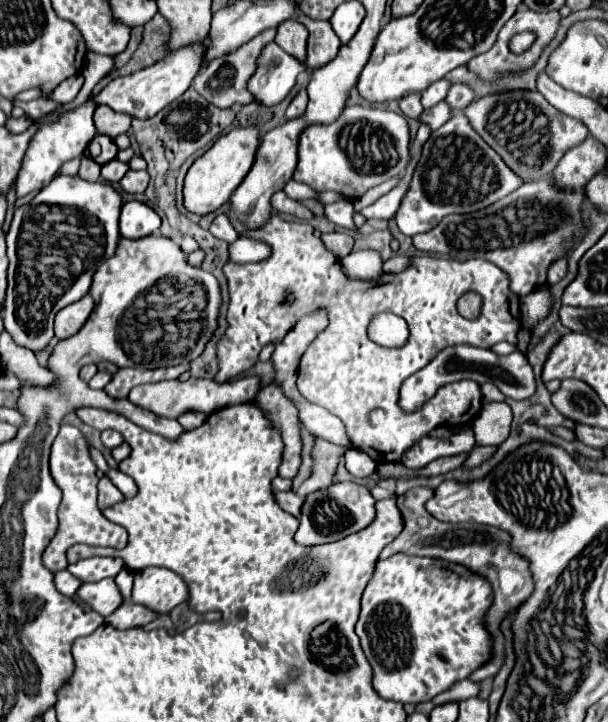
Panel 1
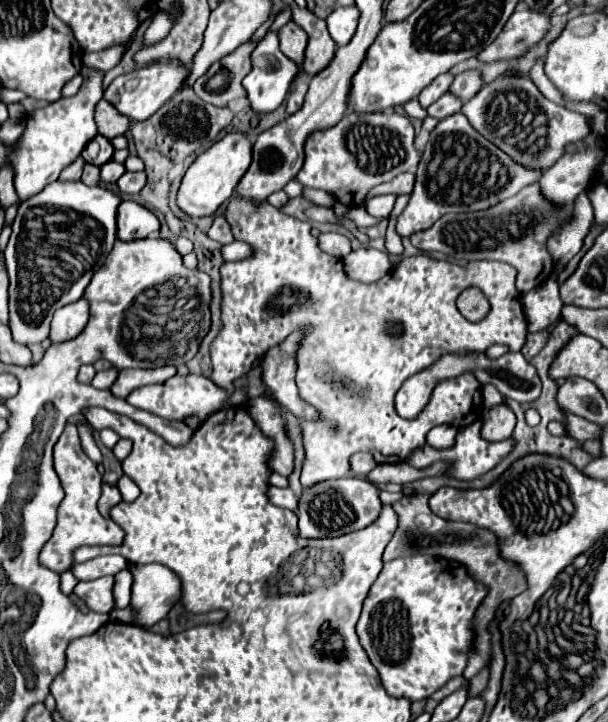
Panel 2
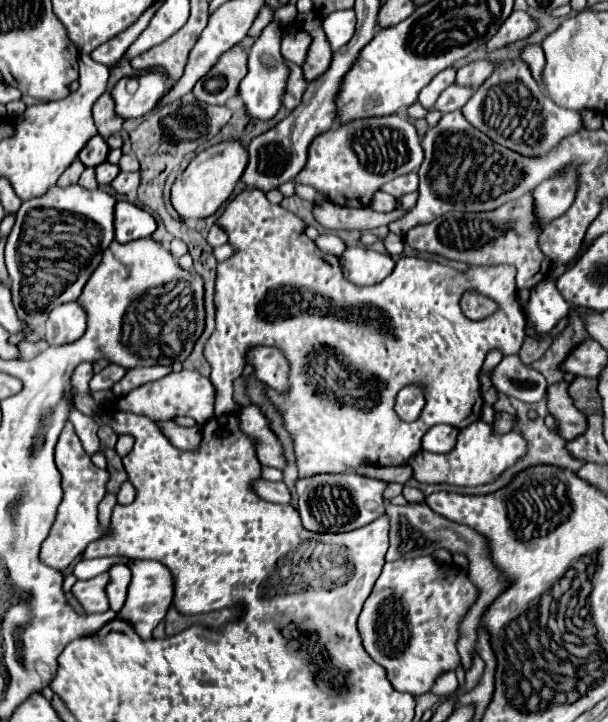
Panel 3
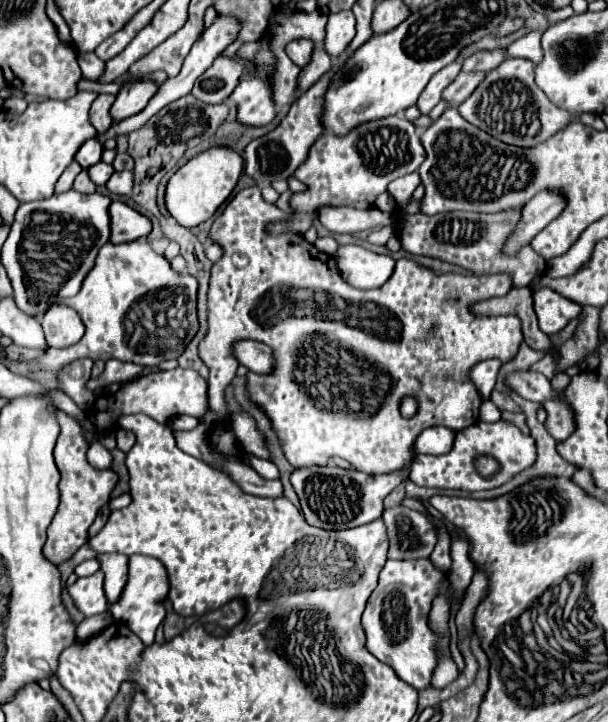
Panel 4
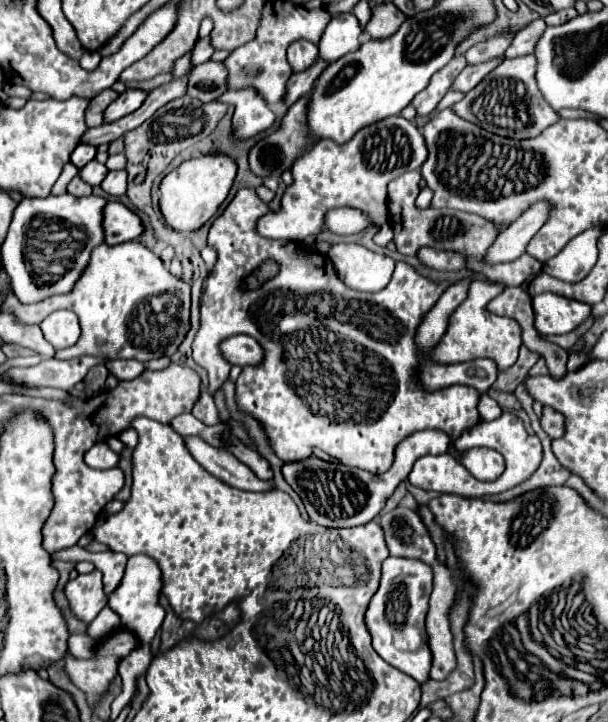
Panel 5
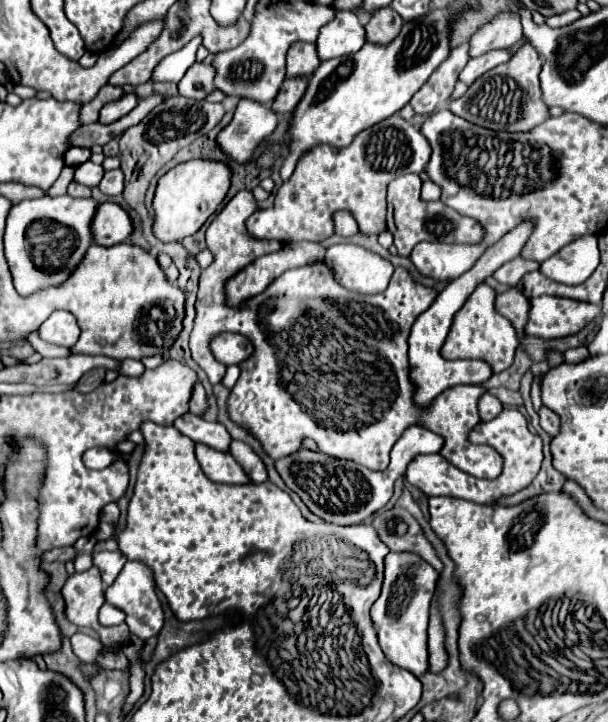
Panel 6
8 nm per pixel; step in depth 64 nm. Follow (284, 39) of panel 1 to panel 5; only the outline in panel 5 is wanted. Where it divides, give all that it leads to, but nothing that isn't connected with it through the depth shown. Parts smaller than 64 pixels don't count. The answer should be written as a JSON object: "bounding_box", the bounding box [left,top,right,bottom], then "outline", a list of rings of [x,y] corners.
{"bounding_box":[288,40,318,72],"outline":[[[296,40],[288,46],[288,62],[294,72],[306,70],[310,64],[314,64],[314,58],[318,58],[318,46],[308,40]]]}

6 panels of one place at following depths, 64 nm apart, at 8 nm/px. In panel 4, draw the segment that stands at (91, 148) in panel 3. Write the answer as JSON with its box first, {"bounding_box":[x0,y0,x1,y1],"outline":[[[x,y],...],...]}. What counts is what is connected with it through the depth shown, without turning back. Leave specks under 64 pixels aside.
{"bounding_box":[76,138,104,168],"outline":[[[90,138],[82,144],[82,148],[78,150],[76,154],[76,162],[80,162],[82,168],[90,168],[94,164],[100,162],[102,158],[102,152],[104,152],[104,144],[98,140],[98,138]]]}

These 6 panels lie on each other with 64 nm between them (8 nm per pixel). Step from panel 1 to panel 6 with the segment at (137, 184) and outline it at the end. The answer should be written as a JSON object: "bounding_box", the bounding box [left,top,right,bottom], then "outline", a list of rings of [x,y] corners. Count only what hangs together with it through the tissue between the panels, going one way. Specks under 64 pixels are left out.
{"bounding_box":[98,170,124,196],"outline":[[[110,170],[110,172],[104,174],[104,178],[102,178],[102,182],[98,186],[108,196],[122,194],[122,190],[124,190],[124,174],[120,170]]]}

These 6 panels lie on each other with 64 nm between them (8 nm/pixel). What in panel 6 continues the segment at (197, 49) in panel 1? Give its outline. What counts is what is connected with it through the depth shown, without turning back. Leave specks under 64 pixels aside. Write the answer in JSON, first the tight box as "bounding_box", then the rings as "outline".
{"bounding_box":[100,94,138,124],"outline":[[[124,94],[120,100],[114,100],[102,108],[100,124],[112,124],[112,122],[120,120],[122,116],[126,116],[136,106],[138,106],[138,96],[136,94]]]}

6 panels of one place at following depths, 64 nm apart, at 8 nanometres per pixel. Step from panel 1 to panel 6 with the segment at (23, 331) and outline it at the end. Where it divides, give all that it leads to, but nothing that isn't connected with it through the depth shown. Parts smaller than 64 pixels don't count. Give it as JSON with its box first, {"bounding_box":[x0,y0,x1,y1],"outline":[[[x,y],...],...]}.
{"bounding_box":[4,196,98,296],"outline":[[[42,196],[14,204],[6,222],[4,256],[20,296],[32,296],[50,286],[64,284],[92,246],[92,218],[98,202],[94,198]]]}

